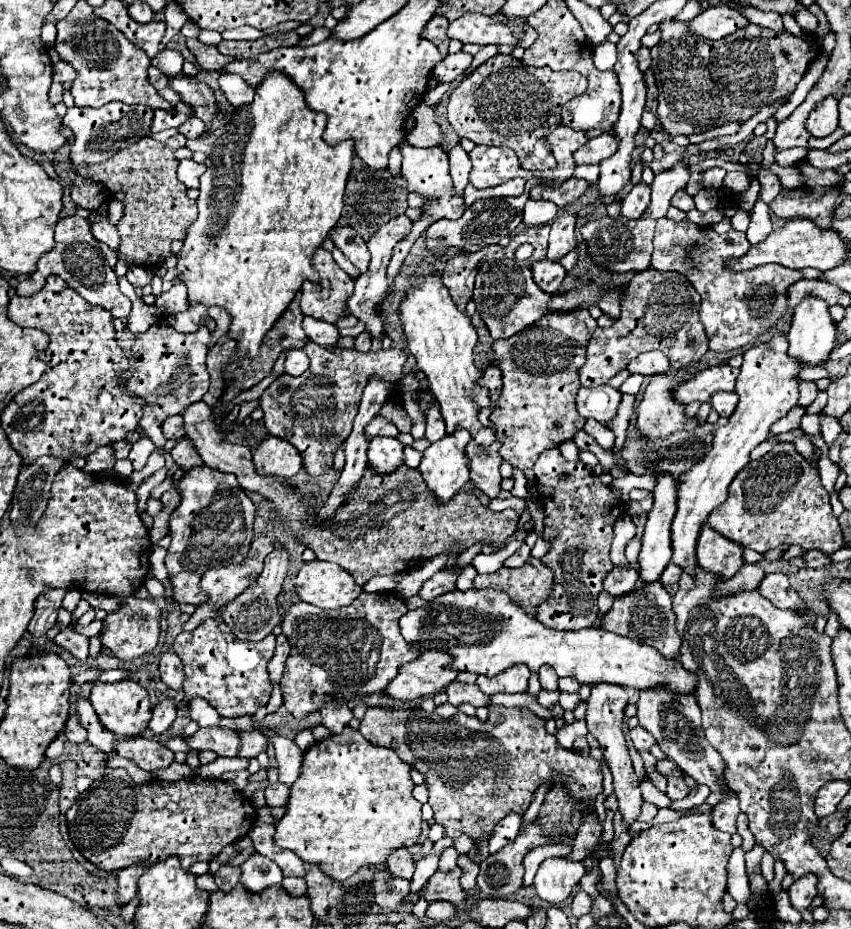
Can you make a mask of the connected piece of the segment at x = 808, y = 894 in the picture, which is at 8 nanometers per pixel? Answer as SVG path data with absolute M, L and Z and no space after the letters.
M809 873L809 875L803 875L801 879L797 879L791 887L789 887L789 897L791 897L791 905L799 911L807 909L813 901L813 897L817 895L817 875Z

